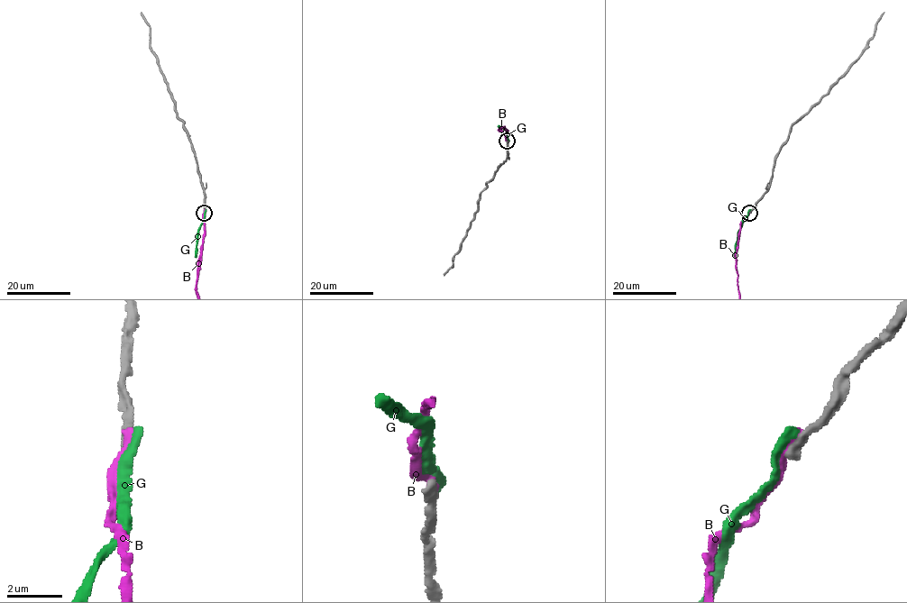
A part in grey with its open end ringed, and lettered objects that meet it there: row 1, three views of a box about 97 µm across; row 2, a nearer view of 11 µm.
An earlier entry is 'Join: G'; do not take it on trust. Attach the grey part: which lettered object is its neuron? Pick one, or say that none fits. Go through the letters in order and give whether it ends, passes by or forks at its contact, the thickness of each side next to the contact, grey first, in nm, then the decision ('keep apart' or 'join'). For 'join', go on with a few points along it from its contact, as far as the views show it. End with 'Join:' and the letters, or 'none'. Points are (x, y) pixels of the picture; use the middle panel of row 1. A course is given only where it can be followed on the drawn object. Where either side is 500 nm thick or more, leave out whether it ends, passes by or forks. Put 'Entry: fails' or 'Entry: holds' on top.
Entry: fails
B: it ends | 400/320 nm | keep apart
G: it ends | 380/360 nm | keep apart
Join: none

